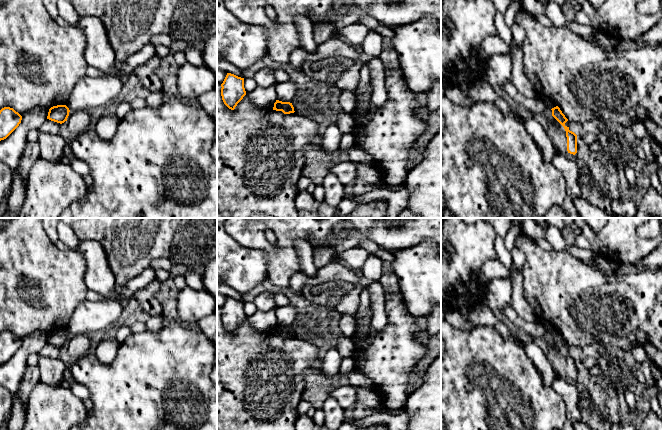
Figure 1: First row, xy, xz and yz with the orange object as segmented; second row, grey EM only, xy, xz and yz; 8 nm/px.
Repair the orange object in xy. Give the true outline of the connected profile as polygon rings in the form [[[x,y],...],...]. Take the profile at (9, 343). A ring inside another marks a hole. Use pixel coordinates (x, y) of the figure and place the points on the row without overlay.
[[[13,332],[0,334],[0,365],[6,363],[21,347],[22,340]]]

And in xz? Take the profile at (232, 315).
[[[227,297],[221,311],[221,320],[224,328],[229,333],[234,334],[237,328],[246,319],[244,302]]]

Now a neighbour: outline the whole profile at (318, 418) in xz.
[[[315,409],[315,413],[312,417],[312,420],[315,424],[322,427],[324,423],[325,414],[324,411],[321,409]]]

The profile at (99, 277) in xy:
[[[84,240],[80,241],[78,251],[83,254],[87,263],[84,277],[87,288],[101,294],[108,301],[115,302],[115,277],[102,245],[97,241]]]

